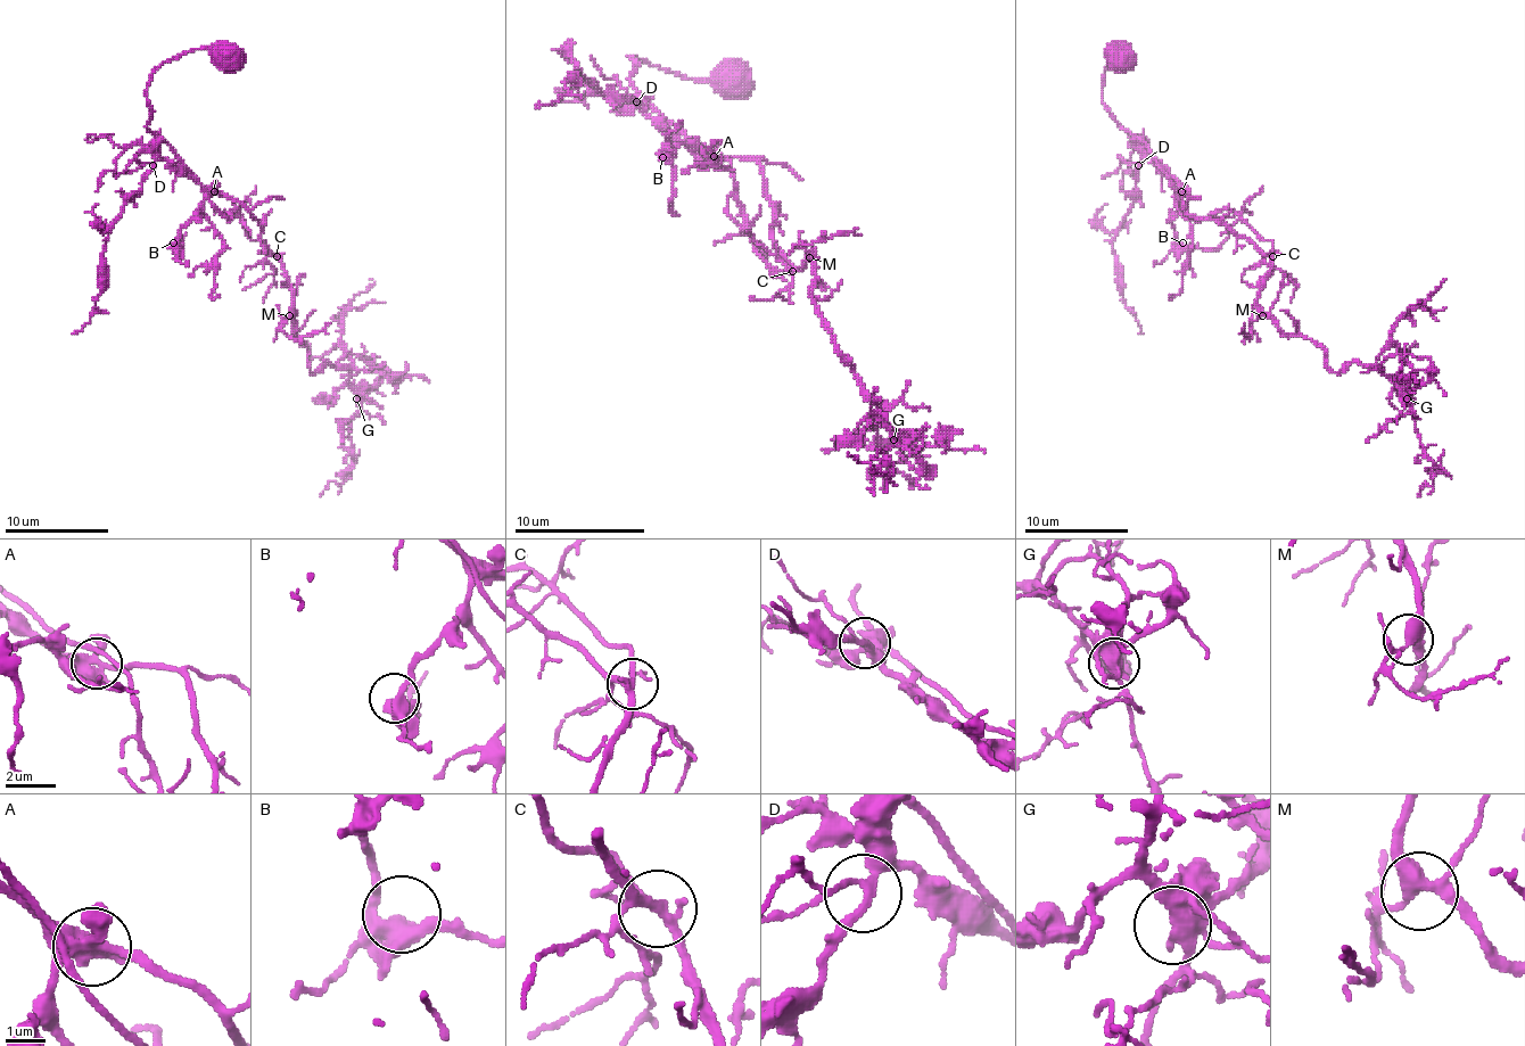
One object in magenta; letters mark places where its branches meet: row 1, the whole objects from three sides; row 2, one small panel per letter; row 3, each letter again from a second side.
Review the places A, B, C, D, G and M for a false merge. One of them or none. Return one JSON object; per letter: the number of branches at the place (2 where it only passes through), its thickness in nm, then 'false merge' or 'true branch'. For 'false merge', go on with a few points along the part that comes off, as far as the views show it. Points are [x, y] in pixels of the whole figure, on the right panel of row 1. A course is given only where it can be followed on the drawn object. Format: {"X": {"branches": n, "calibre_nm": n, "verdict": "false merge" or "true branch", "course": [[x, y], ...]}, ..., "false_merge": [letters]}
{"A": {"branches": 5, "calibre_nm": 460, "verdict": "true branch"}, "B": {"branches": 4, "calibre_nm": 440, "verdict": "true branch"}, "C": {"branches": 5, "calibre_nm": 240, "verdict": "true branch"}, "D": {"branches": 4, "calibre_nm": 190, "verdict": "true branch"}, "G": {"branches": 5, "calibre_nm": 420, "verdict": "true branch"}, "M": {"branches": 4, "calibre_nm": 360, "verdict": "true branch"}, "false_merge": []}

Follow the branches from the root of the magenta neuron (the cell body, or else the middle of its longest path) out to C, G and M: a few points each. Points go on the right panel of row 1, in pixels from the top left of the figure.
C: (1258, 248), (1272, 256)
G: (1258, 248), (1270, 258), (1260, 307), (1286, 334), (1315, 342), (1335, 372), (1348, 362), (1376, 367), (1407, 398)
M: (1258, 248), (1270, 258), (1270, 269), (1258, 299), (1258, 310), (1262, 315)

